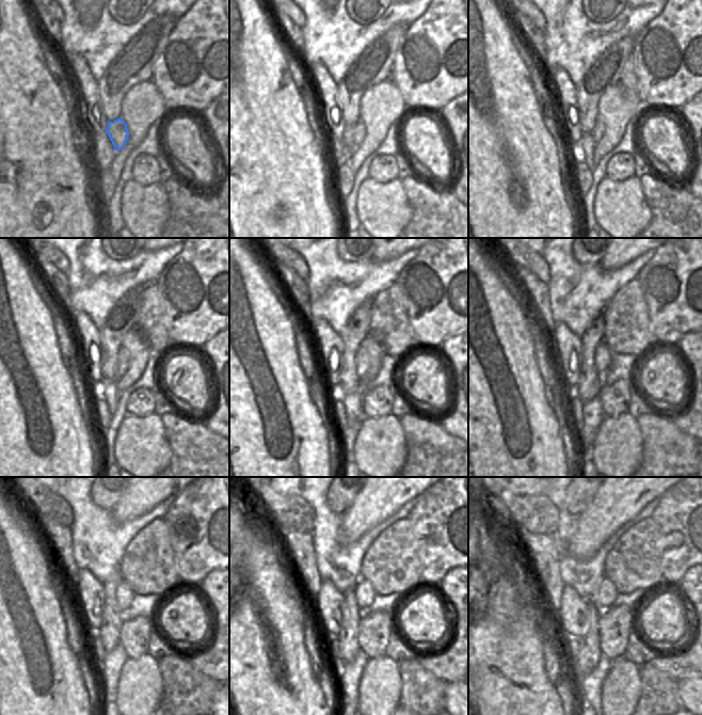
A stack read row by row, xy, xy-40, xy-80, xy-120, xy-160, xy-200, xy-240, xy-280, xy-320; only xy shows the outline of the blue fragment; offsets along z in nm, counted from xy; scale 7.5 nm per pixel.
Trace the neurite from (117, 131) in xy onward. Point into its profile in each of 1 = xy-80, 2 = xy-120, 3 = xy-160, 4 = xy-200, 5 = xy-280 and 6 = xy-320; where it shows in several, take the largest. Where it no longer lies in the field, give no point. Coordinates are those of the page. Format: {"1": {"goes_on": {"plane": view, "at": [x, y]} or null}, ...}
{"1": {"goes_on": {"plane": "xy-80", "at": [588, 141]}}, "2": {"goes_on": {"plane": "xy-120", "at": [123, 361]}}, "3": {"goes_on": {"plane": "xy-160", "at": [362, 362]}}, "4": {"goes_on": {"plane": "xy-200", "at": [602, 354]}}, "5": {"goes_on": {"plane": "xy-280", "at": [364, 592]}}, "6": {"goes_on": {"plane": "xy-320", "at": [604, 598]}}}

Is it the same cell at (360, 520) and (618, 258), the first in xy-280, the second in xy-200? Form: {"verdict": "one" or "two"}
{"verdict": "one"}

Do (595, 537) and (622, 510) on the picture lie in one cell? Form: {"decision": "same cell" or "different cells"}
{"decision": "same cell"}

